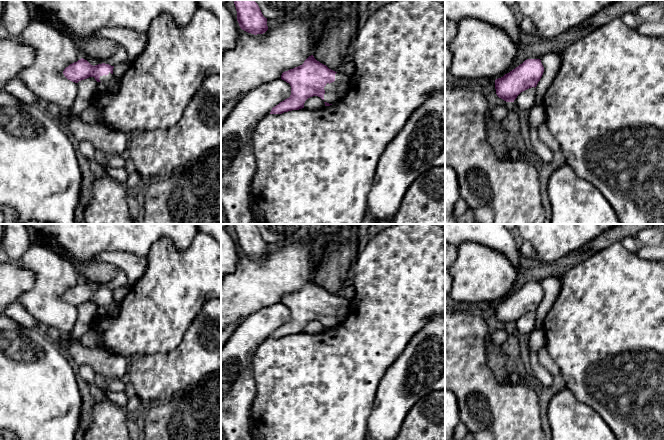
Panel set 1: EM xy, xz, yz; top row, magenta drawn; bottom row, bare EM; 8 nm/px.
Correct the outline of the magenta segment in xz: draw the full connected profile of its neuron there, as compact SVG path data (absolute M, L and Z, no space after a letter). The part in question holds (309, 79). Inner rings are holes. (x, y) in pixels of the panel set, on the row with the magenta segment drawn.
M311 55L302 65L283 72L281 79L290 84L291 95L273 107L270 114L302 109L305 101L313 96L320 97L325 106L330 106L338 100L335 89L339 86L347 89L350 77L329 69Z

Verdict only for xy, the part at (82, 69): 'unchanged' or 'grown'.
grown

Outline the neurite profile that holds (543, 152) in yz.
M529 128L529 134L534 150L540 160L544 163L552 162L553 152L539 139L537 128Z

